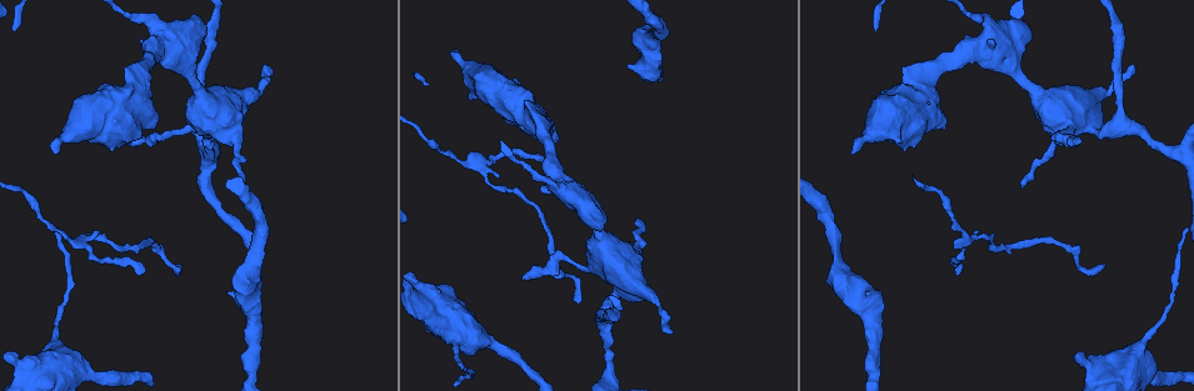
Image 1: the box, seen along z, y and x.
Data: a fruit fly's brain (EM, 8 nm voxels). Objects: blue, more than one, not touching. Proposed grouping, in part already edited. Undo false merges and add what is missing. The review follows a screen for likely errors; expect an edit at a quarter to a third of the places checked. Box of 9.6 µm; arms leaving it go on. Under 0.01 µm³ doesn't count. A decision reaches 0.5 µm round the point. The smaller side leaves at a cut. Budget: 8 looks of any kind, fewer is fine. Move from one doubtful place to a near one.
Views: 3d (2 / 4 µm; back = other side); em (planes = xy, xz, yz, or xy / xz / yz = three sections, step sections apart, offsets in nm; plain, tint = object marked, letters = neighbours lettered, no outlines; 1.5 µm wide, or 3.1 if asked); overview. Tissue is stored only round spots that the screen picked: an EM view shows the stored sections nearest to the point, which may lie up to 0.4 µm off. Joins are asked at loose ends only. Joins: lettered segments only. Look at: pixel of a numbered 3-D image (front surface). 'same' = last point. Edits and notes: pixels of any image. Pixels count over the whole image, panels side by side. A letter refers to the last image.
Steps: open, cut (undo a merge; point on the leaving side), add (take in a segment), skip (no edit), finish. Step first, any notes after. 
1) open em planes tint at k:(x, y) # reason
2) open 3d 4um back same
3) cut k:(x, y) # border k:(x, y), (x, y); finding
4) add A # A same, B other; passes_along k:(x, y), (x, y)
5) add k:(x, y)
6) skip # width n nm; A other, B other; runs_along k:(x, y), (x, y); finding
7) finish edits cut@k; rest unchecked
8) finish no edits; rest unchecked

open 3d 2um at 1:(1134, 69) # free end

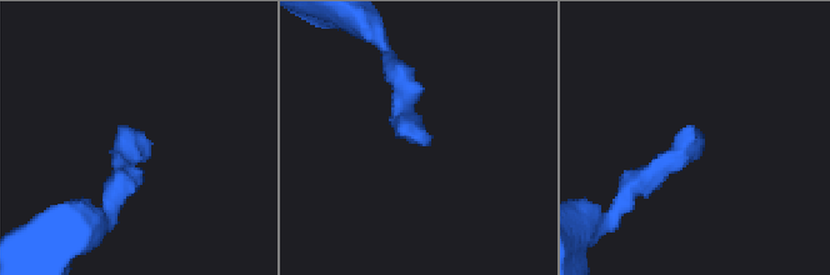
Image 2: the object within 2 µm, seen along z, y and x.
open em planes tint at 2:(701, 134) # need the tissue

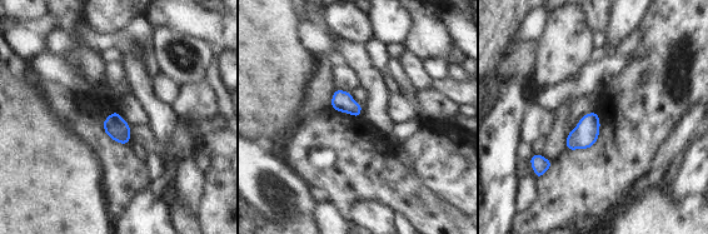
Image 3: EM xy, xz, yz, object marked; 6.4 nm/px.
open em planes letters same

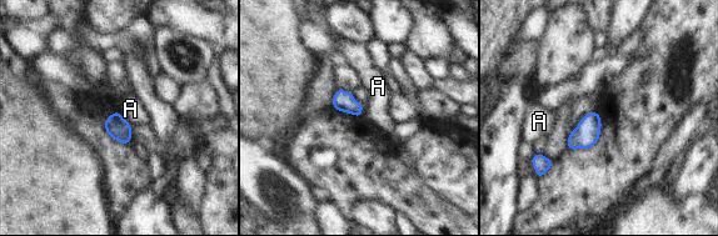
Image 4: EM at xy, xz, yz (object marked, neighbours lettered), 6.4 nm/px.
skip # A other; border 4:(118, 110), (131, 125); none of them fits

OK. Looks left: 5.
open 3d 4um at 1:(1081, 140) # an open end

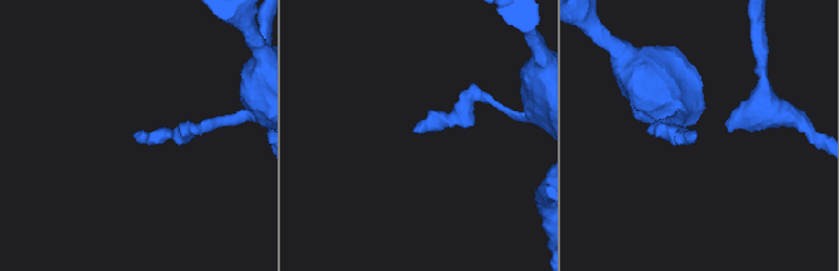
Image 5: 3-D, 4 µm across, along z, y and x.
open em xz step 4 letters at 5:(413, 130)

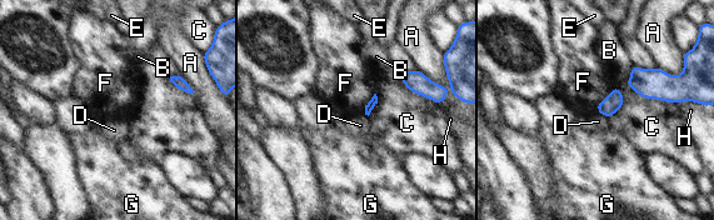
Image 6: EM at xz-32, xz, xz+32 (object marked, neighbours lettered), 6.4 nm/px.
skip # A other, B other, C other, D other, E other, F other, G other, H other; border 6:(615, 86), (598, 104), (597, 113); no lettered segment goes on from it

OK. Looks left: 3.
open em planes plain at 1:(541, 159) # thin end

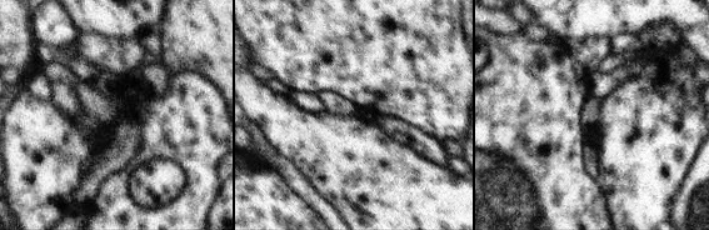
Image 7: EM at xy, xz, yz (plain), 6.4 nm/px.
open em planes letters same

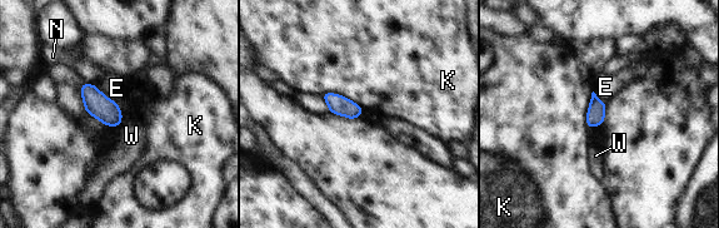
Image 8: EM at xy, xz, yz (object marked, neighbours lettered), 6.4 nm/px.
skip # longest_contact K 280 nm; E other, K other, N other, W other; no lettered segment goes on from it

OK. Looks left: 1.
finish no edits; rest unchecked

